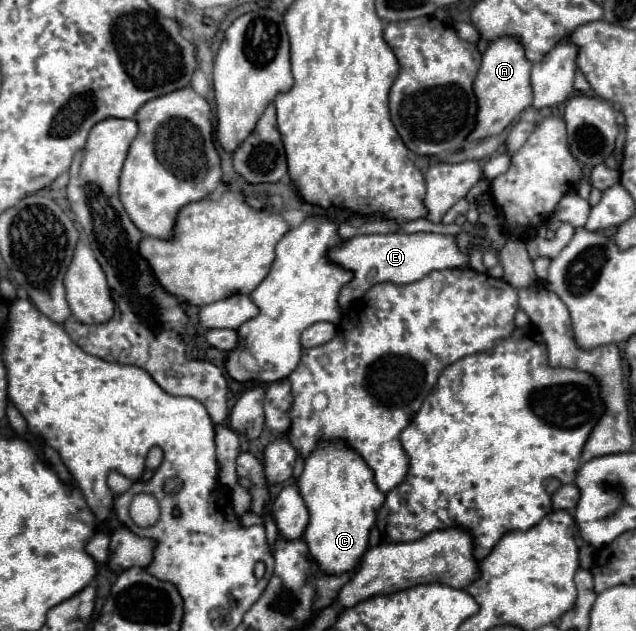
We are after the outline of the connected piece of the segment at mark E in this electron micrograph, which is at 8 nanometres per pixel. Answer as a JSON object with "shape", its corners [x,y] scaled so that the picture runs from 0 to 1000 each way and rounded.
{"shape":[[[612,369],[612,372],[561,372],[546,379],[536,391],[517,398],[520,414],[536,417],[542,426],[555,429],[558,439],[533,464],[536,490],[546,490],[555,477],[568,474],[574,461],[583,458],[583,426],[586,452],[615,445],[615,448],[649,448],[665,442],[678,429],[719,426],[737,420],[737,398],[725,398],[719,376],[690,372],[690,369]]]}

